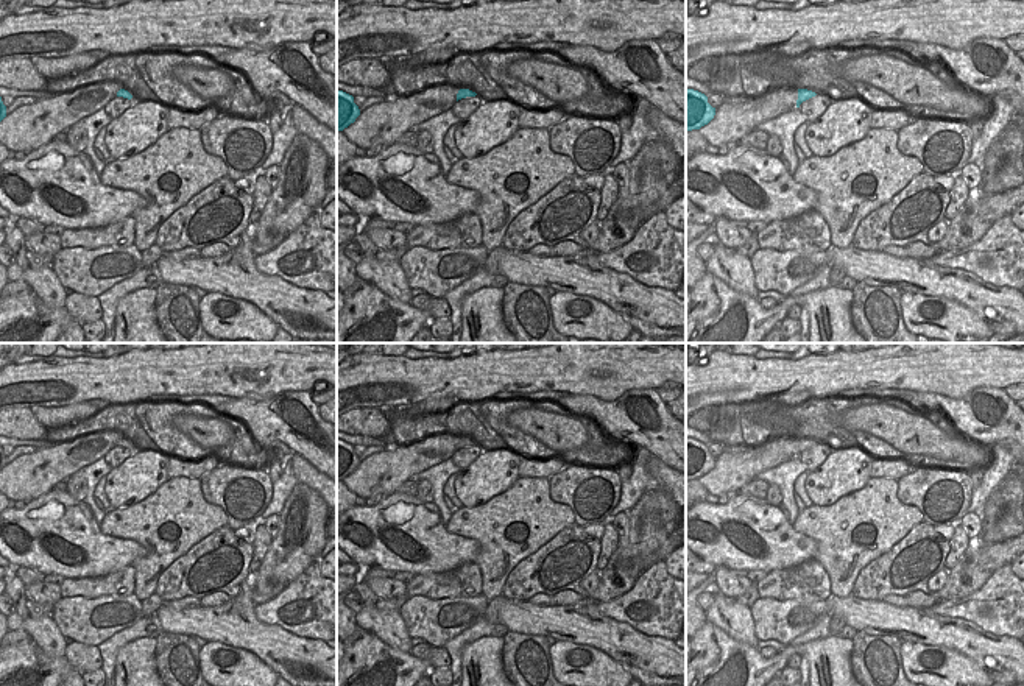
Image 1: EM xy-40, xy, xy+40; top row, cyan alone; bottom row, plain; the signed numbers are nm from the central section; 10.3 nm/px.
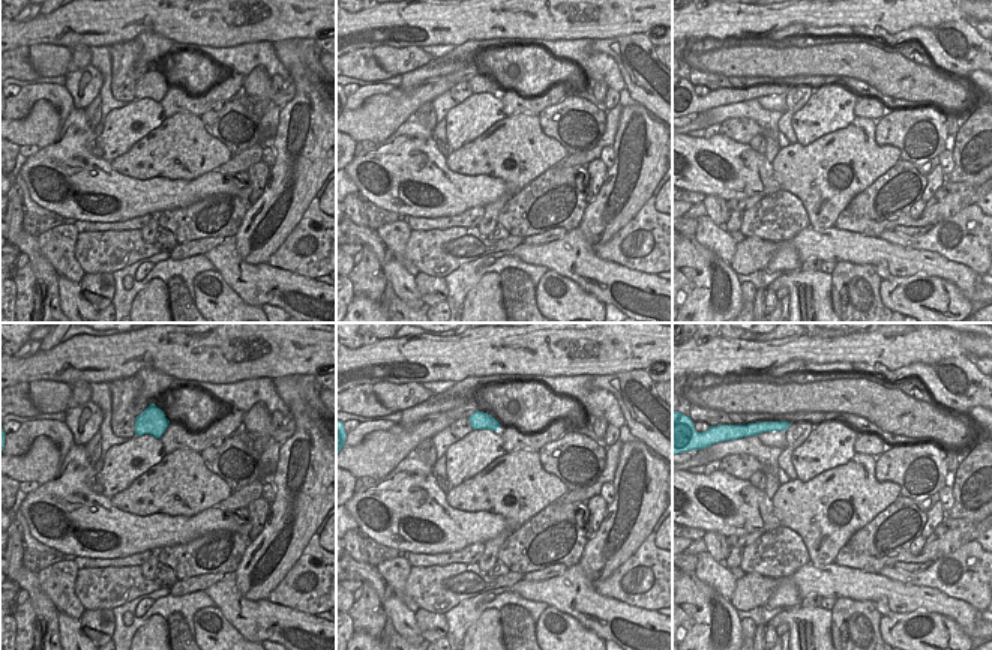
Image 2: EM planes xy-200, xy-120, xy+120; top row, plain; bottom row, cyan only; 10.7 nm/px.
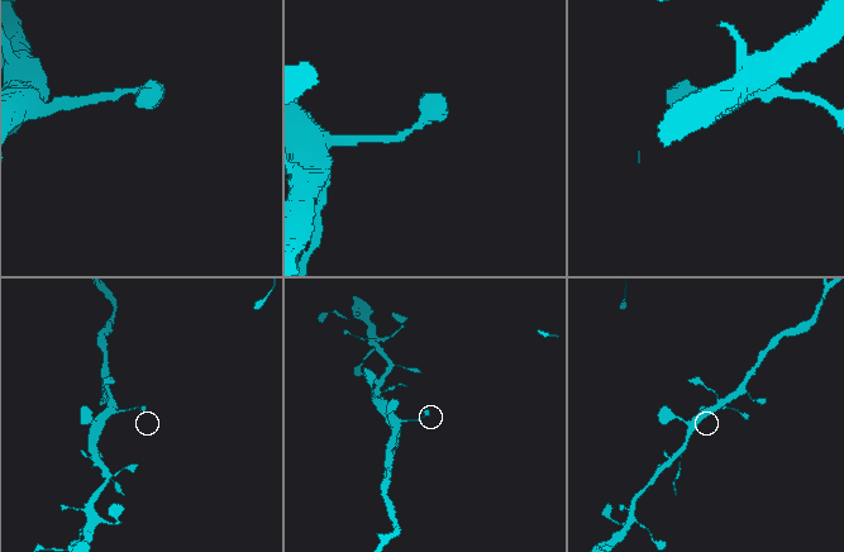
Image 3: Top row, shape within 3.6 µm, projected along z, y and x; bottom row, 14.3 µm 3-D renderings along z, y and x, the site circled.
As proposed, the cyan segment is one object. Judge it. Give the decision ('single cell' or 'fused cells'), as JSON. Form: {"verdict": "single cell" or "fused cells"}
{"verdict": "single cell"}

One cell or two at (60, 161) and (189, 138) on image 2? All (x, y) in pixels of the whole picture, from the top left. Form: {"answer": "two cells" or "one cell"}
{"answer": "two cells"}

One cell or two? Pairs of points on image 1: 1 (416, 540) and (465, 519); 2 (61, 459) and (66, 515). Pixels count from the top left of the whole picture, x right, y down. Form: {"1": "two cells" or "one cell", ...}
{"1": "two cells", "2": "two cells"}

